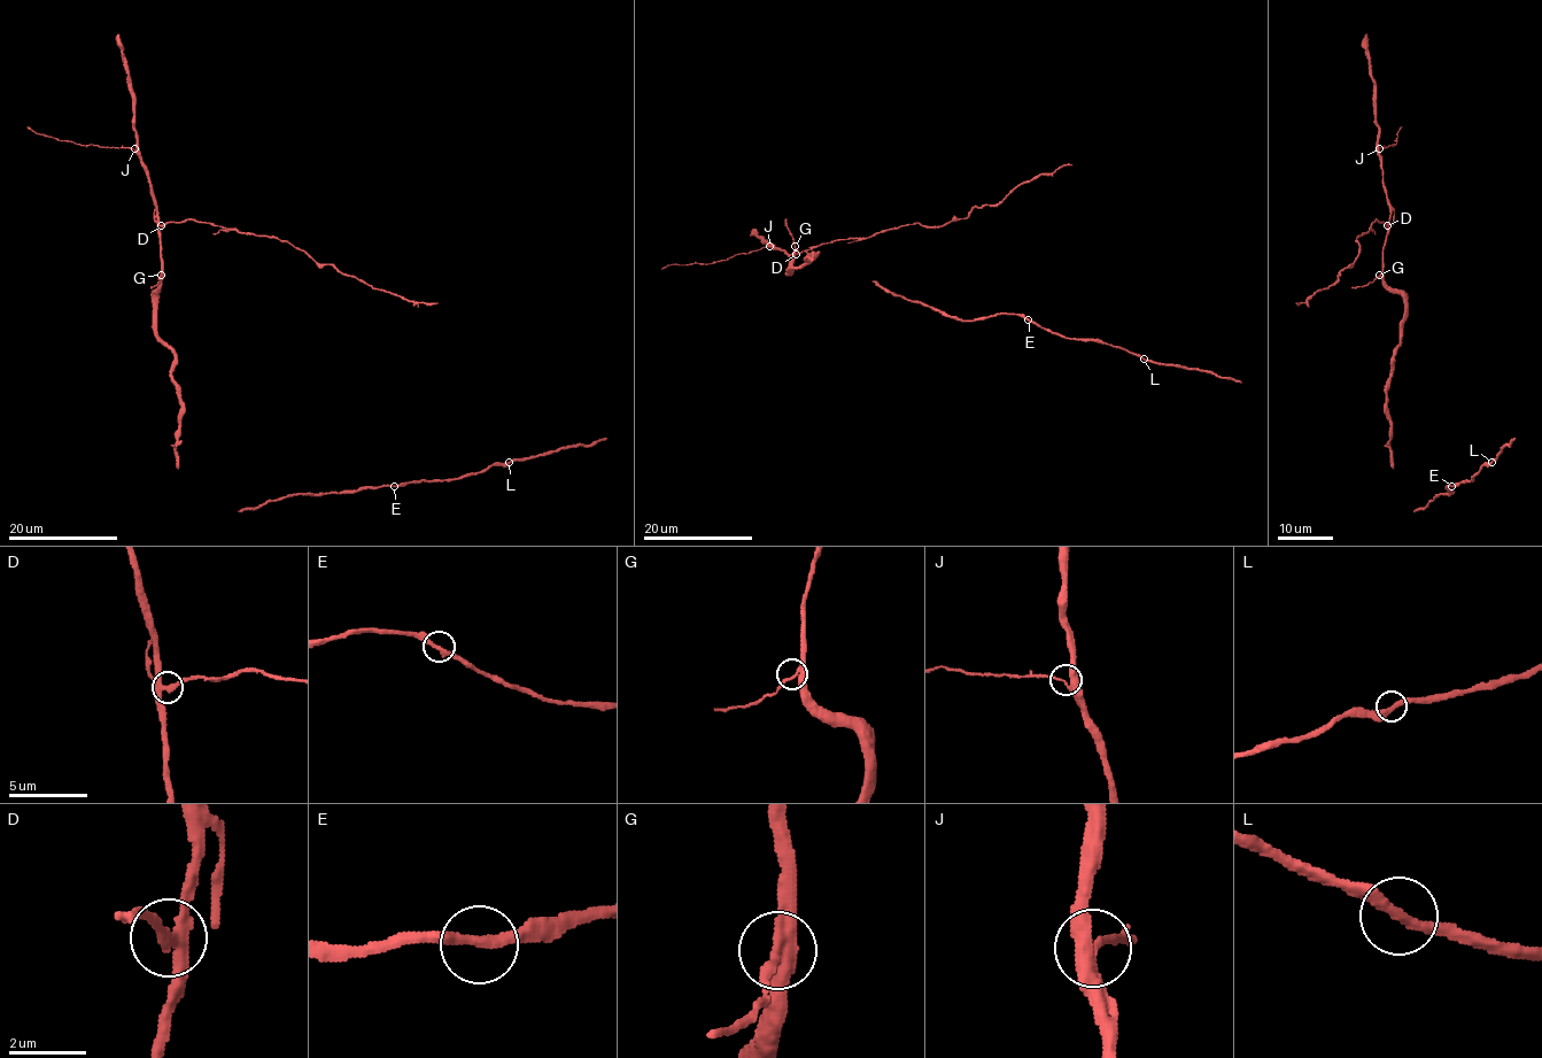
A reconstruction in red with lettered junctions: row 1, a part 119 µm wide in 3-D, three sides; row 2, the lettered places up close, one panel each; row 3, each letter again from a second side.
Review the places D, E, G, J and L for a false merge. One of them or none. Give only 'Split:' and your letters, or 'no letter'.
Split: D

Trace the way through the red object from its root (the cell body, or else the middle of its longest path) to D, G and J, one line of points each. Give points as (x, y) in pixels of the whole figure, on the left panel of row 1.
D: (180, 415), (180, 386), (171, 373), (175, 352), (156, 330), (156, 287), (162, 272), (161, 225)
G: (180, 415), (180, 386), (171, 373), (175, 352), (156, 330), (156, 287), (161, 275)
J: (180, 415), (175, 352), (156, 330), (162, 272), (156, 203), (134, 148)

